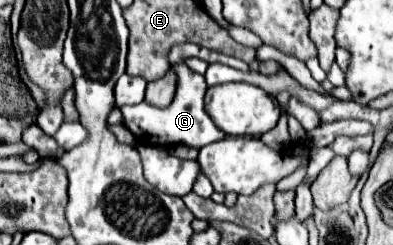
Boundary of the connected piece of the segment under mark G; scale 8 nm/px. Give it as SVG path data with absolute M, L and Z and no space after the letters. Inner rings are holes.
M185 63L171 65L171 69L177 74L177 91L175 91L175 99L169 107L165 109L155 109L151 105L147 105L145 101L133 107L121 107L123 117L125 117L125 127L139 139L143 139L145 143L151 145L189 145L195 149L201 149L209 143L221 141L225 137L225 133L221 133L211 117L205 113L205 105L203 105L203 97L207 91L205 85L205 77L199 73L193 73Z

